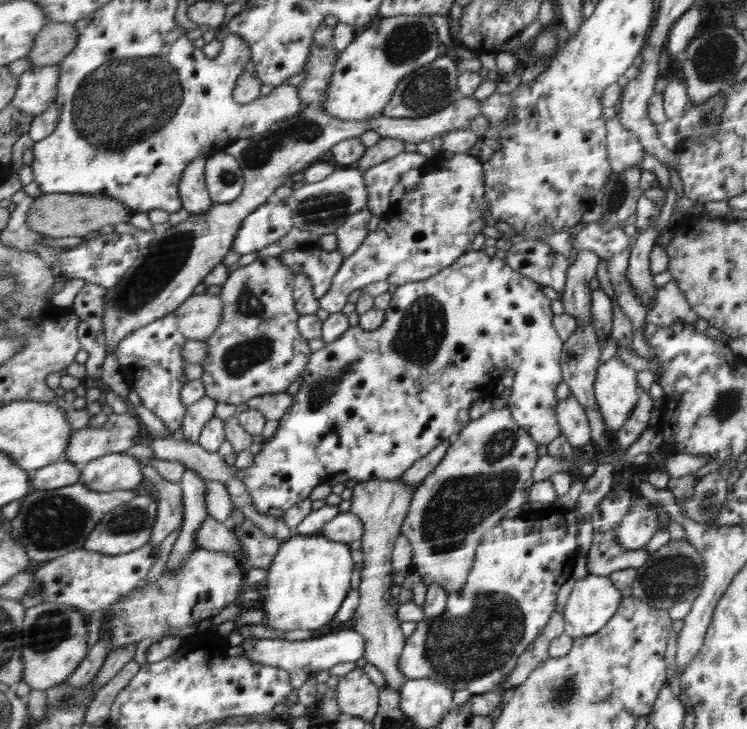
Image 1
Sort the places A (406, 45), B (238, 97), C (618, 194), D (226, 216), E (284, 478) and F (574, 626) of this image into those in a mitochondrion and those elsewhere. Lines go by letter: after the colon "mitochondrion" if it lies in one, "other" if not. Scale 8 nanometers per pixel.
A: mitochondrion
B: other
C: mitochondrion
D: other
E: other
F: other

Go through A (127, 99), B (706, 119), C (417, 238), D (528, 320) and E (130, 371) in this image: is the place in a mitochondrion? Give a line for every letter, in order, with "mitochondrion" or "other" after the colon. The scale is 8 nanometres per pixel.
A: mitochondrion
B: other
C: other
D: other
E: other

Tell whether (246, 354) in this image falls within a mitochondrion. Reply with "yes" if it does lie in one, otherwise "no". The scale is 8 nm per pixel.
yes

